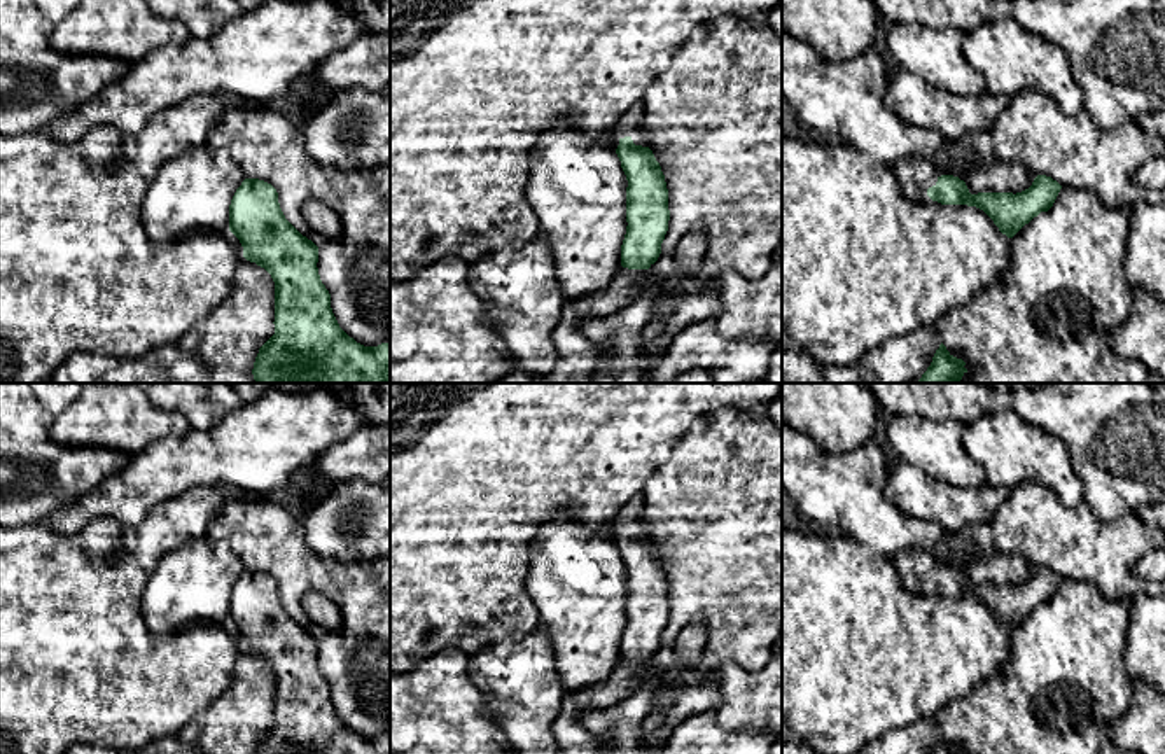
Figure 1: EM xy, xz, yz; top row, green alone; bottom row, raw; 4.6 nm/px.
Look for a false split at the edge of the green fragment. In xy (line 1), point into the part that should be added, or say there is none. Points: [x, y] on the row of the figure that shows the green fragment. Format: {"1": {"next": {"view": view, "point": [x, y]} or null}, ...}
{"1": {"next": null}}

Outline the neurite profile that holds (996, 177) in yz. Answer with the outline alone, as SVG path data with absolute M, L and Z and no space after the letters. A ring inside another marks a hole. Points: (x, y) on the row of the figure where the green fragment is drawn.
M992 161L987 166L973 166L953 177L964 180L971 194L978 192L1016 194L1029 189L1037 175L1022 164Z

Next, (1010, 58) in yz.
M1011 17L966 31L962 52L981 73L990 94L1013 98L1027 89L1039 91L1067 115L1085 107L1085 94L1072 77L1067 52Z

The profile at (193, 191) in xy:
M187 149L161 164L142 201L142 222L154 245L192 229L229 229L229 205L245 180L224 149Z

